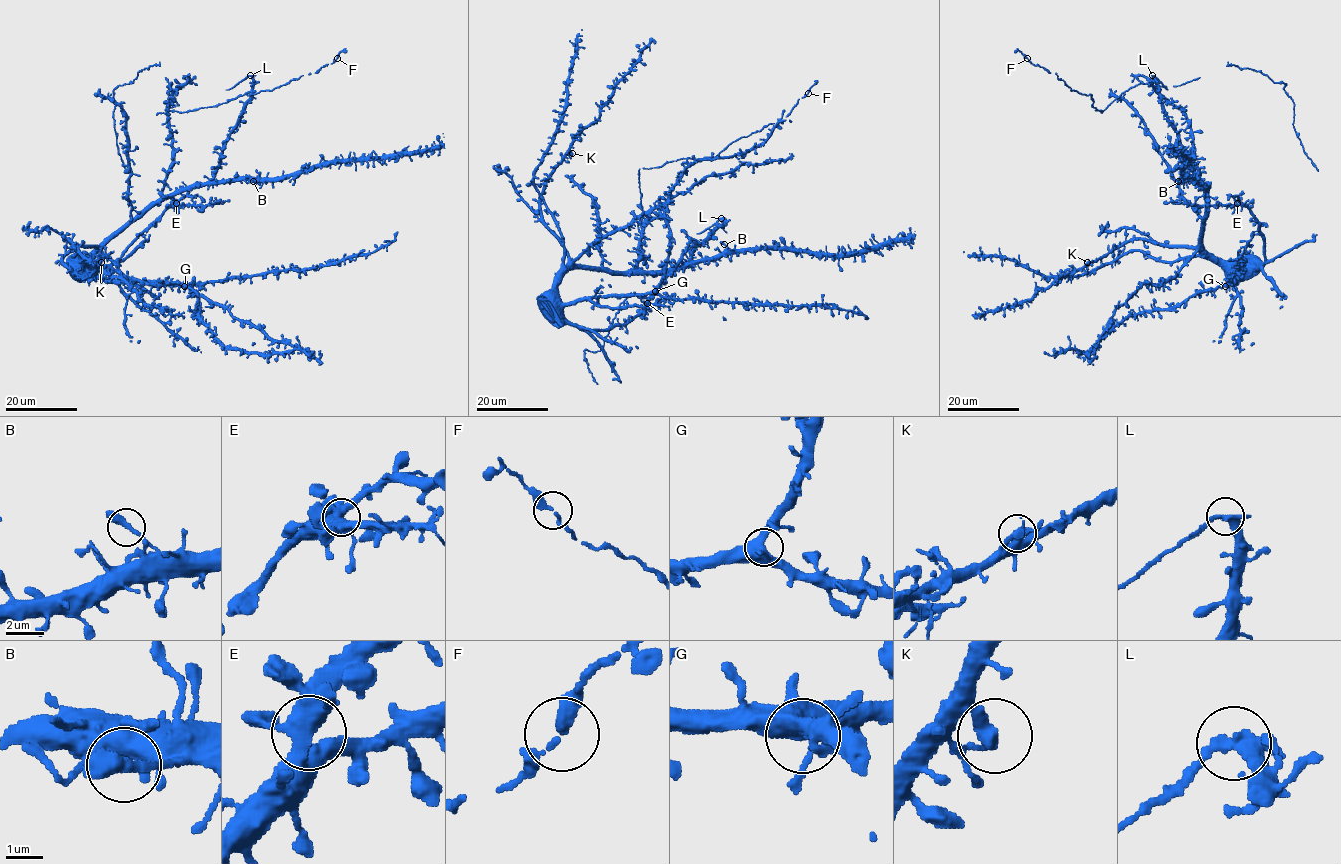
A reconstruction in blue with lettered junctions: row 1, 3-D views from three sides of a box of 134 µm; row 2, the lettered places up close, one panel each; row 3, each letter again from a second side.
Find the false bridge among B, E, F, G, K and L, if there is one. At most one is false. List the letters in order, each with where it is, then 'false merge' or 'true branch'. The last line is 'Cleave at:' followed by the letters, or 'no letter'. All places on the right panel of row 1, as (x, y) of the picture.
B: place (1178, 181); true branch
E: place (1237, 203); true branch
F: place (1027, 58); true branch
G: place (1225, 286); true branch
K: place (1087, 262); true branch
L: place (1152, 75); false merge
Cleave at: L

